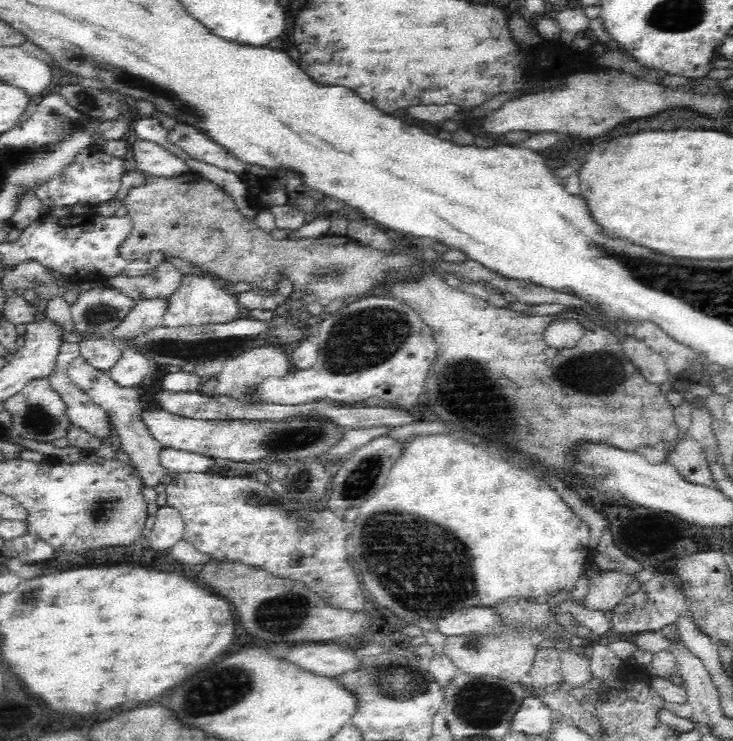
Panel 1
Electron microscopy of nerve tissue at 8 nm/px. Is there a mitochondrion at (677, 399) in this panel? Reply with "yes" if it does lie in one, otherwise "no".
no

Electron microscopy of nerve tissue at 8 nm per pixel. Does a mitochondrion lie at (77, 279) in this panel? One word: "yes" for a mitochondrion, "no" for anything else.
no

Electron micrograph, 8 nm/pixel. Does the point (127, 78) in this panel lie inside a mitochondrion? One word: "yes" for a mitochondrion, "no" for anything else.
yes

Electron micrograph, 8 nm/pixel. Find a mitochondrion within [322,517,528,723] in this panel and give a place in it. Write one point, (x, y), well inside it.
(403, 683)

